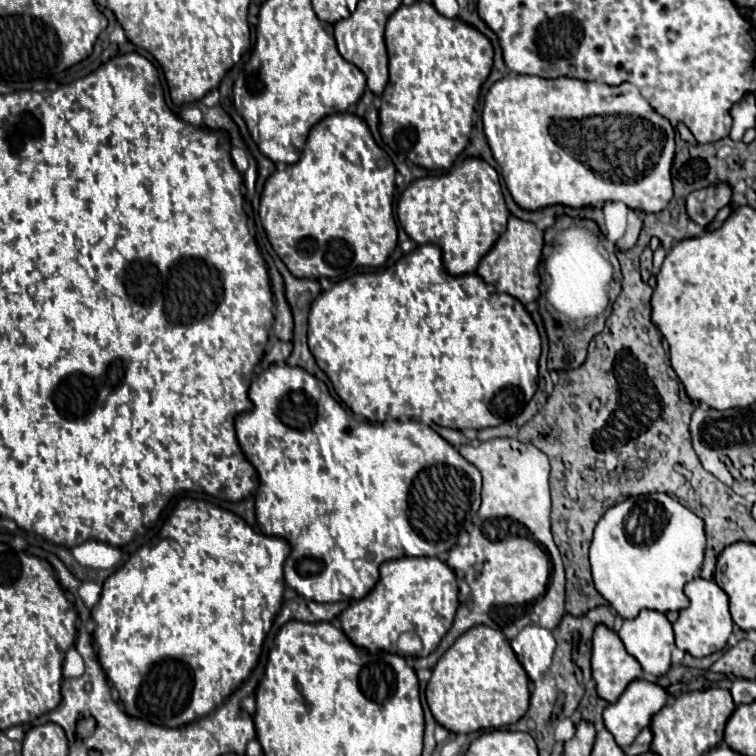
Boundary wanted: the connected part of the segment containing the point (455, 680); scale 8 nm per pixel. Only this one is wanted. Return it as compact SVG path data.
M474 626L438 660L426 686L426 702L438 724L454 734L500 728L518 722L528 710L530 680L500 630Z

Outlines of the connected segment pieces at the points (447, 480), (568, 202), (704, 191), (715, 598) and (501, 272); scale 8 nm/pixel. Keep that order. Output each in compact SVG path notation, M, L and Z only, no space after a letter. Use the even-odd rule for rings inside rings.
M274 364L266 372L262 372L250 385L250 400L254 402L254 410L244 412L236 418L236 436L238 436L238 442L240 442L248 462L256 468L256 472L260 476L260 488L256 492L256 522L258 522L262 534L284 538L290 544L292 552L290 552L288 562L284 562L284 580L290 588L294 588L306 600L314 600L314 602L360 600L378 582L378 566L382 562L402 558L402 556L438 556L438 554L452 550L458 544L458 538L464 532L466 522L472 522L472 516L476 516L476 512L480 508L482 478L480 478L478 468L474 468L470 462L462 460L458 450L454 446L450 446L440 434L436 434L430 426L424 426L414 420L398 422L394 426L352 420L352 416L346 414L346 408L342 408L330 396L328 388L322 380L314 378L312 374L308 374L302 368L292 368L292 366L276 366Z
M508 74L498 80L484 98L482 110L484 134L502 178L524 210L544 210L548 206L602 208L606 202L624 202L632 210L660 212L672 200L672 164L676 130L668 118L654 112L638 88L630 82L608 86L602 82L584 82L576 78L540 78ZM552 156L558 156L554 162Z
M718 182L716 186L694 190L686 198L686 212L696 224L708 226L718 214L718 210L730 202L730 196L732 190L728 182Z
M694 578L690 580L686 586L684 586L684 594L690 598L690 606L680 610L680 616L678 620L674 622L674 636L676 636L676 646L682 650L682 652L688 652L690 656L696 656L696 658L702 658L702 656L710 656L718 650L722 650L728 642L728 636L732 634L732 616L730 616L730 608L728 608L728 596L722 592L722 588L718 588L718 584L712 580L704 580L704 578Z
M510 216L506 232L498 238L494 248L482 258L476 272L486 284L496 286L498 292L510 294L516 300L520 300L522 304L534 302L540 296L538 264L540 264L540 256L542 256L542 246L544 246L544 234L542 234L542 230L538 230L536 224Z

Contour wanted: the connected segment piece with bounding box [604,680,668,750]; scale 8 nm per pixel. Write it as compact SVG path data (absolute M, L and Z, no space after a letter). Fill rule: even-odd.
M634 680L616 704L604 710L604 726L624 750L646 728L656 712L668 702L668 692L654 682Z

